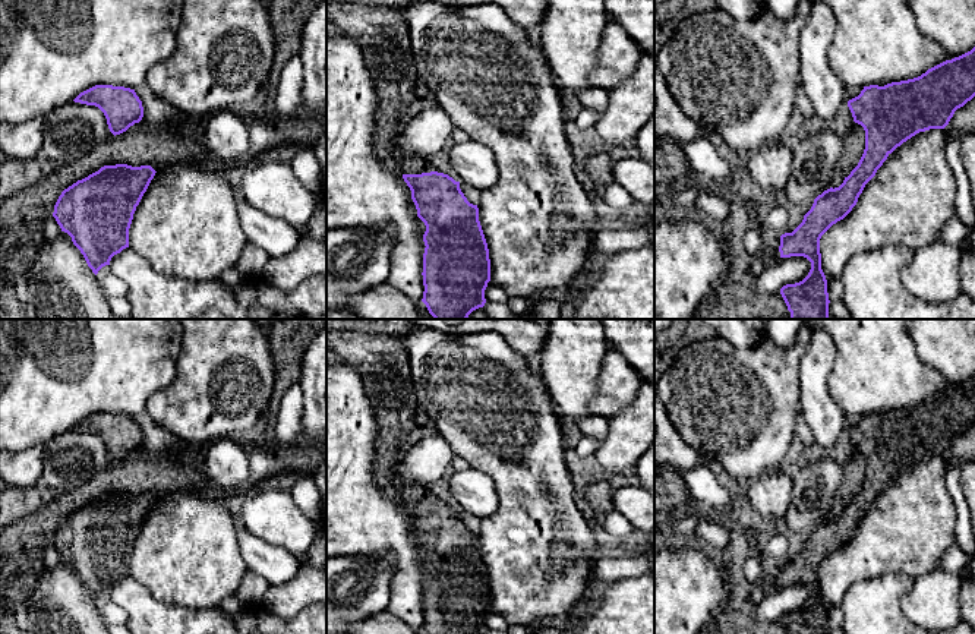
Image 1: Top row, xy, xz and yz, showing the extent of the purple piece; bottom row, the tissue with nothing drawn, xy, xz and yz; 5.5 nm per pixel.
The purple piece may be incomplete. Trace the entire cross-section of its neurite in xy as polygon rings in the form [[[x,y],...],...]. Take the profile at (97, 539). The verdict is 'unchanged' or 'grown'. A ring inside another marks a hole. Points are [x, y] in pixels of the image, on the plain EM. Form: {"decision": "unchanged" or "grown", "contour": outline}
{"decision": "unchanged", "contour": [[[104,493],[64,517],[59,524],[53,545],[61,559],[72,565],[73,573],[81,578],[95,603],[102,594],[110,593],[114,583],[129,575],[133,542],[155,501],[151,493]]]}

